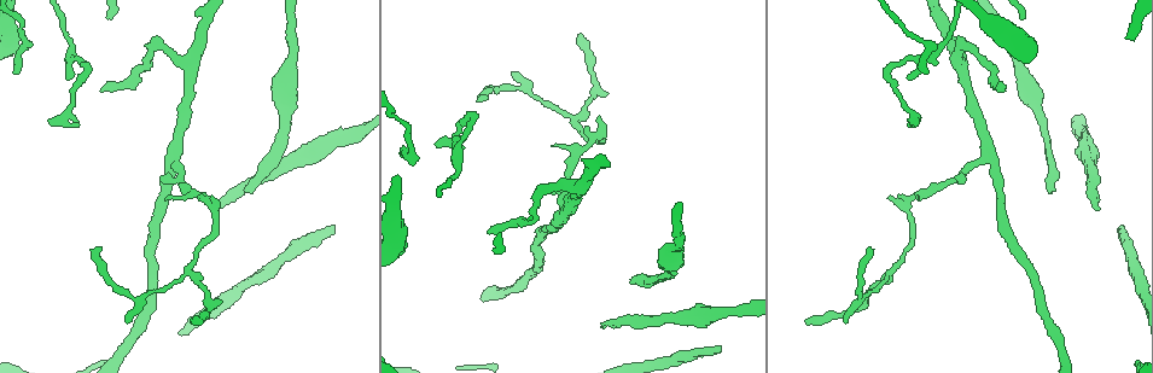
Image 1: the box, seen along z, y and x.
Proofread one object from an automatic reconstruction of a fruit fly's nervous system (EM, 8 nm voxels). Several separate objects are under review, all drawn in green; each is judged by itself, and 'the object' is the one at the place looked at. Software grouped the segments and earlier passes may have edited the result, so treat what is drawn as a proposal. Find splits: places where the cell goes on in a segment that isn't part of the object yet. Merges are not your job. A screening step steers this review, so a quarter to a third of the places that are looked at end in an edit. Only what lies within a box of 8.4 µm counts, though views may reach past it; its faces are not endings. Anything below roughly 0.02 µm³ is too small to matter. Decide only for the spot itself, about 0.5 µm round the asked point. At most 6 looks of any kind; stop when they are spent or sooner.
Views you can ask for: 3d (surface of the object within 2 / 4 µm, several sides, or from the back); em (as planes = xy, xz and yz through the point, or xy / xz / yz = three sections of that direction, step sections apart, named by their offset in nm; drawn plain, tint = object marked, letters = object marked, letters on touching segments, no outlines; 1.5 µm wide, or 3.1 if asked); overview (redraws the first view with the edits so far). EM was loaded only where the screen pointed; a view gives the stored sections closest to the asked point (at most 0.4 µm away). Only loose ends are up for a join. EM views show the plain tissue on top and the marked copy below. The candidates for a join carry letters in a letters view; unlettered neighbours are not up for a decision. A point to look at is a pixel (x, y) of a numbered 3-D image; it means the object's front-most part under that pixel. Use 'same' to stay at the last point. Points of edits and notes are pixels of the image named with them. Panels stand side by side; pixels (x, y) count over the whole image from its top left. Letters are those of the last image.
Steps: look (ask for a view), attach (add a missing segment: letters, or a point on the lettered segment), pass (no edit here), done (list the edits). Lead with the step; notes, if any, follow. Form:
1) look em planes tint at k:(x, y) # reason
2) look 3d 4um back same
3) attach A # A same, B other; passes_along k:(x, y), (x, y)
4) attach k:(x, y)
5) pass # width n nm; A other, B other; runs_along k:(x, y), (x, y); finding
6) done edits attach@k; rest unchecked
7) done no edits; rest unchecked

look 3d 2um at 1:(333, 228) # free end

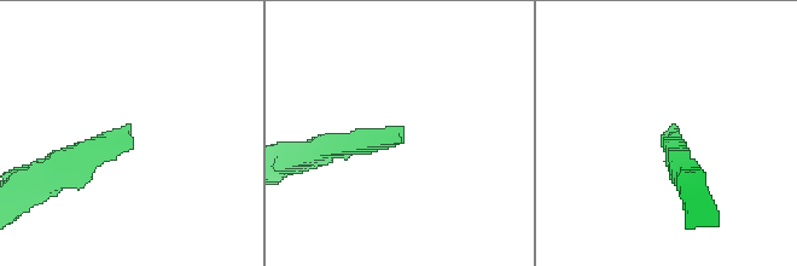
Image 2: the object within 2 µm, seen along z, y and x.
look em xy step 4 letters at 2:(396, 141)

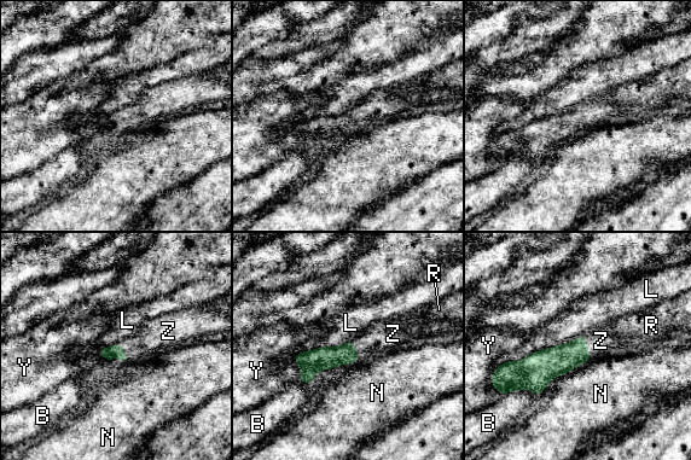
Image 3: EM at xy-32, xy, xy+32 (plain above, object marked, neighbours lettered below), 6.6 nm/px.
attach Z # B other, L other, N other, R other, Y other, Z same; passes_along 3:(558, 360), (587, 347), (601, 341); it goes on there

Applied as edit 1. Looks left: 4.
look overview # see it whole again

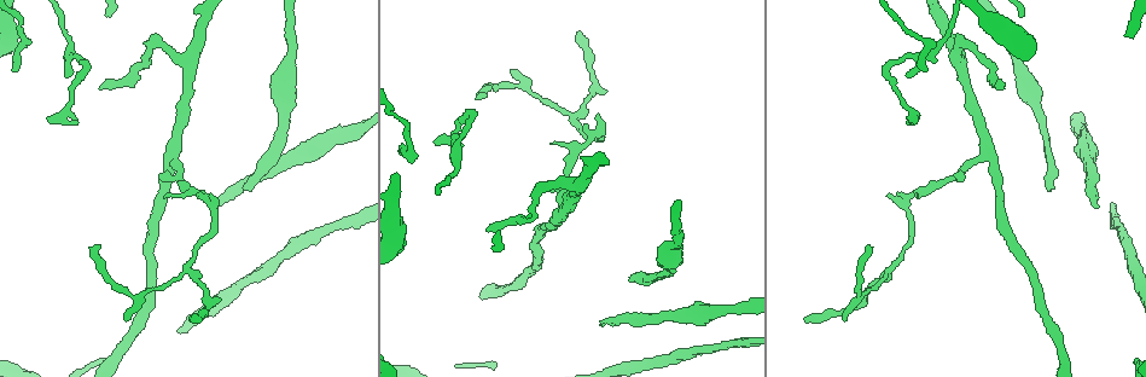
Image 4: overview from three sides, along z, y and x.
look 3d 2um at 4:(511, 73) # thin end

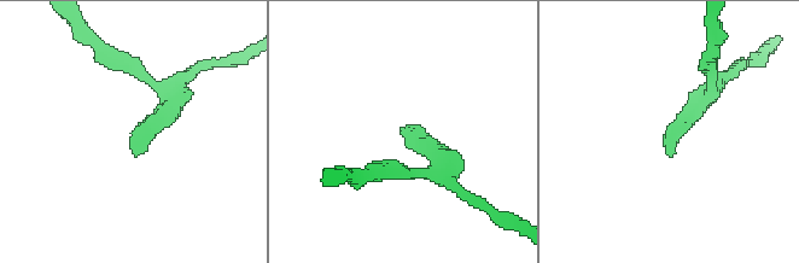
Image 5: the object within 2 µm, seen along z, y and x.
look em xy step 8 letters at 5:(136, 156)

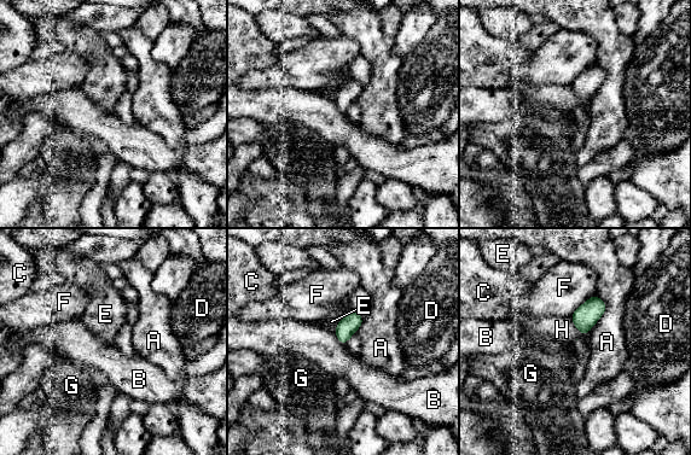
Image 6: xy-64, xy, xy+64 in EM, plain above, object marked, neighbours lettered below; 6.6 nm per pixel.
look em planes letters same # cut it another way

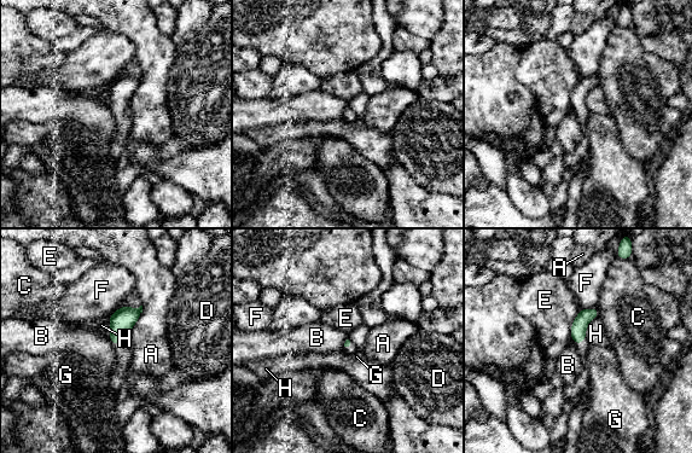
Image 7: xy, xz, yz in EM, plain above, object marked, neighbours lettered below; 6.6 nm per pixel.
pass # longest_contact A 240 nm; A other, B other, C other, D other, E other, F other, G other, H other; none of them fits

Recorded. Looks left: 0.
done edits attach@3; rest unchecked

